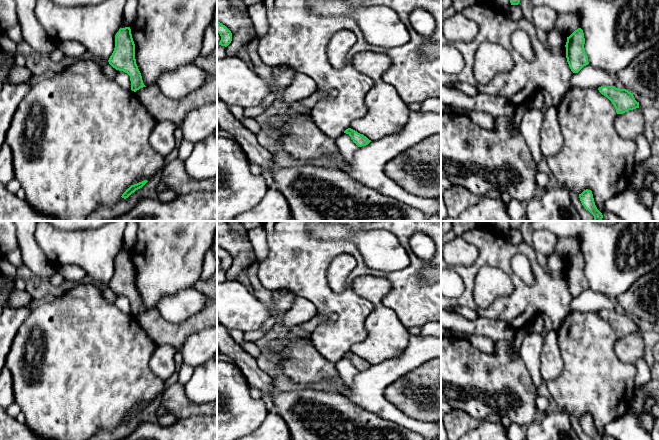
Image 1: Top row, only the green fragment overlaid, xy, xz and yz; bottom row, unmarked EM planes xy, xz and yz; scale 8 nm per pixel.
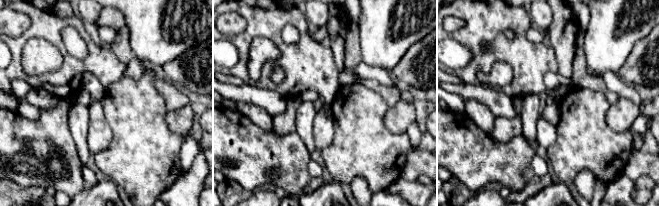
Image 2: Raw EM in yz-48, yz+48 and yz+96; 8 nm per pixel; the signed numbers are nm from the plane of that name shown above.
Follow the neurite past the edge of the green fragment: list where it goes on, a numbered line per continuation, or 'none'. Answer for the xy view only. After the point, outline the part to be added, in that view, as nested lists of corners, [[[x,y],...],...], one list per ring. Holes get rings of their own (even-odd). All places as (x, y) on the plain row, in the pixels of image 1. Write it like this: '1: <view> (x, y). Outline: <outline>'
none

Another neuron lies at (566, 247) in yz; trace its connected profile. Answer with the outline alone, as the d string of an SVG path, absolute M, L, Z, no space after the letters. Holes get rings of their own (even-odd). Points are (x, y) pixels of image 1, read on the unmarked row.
M558 237L554 253L569 261L575 254L580 252L578 241L572 237Z

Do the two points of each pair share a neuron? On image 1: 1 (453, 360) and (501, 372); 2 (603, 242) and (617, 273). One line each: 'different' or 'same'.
1: same
2: same

